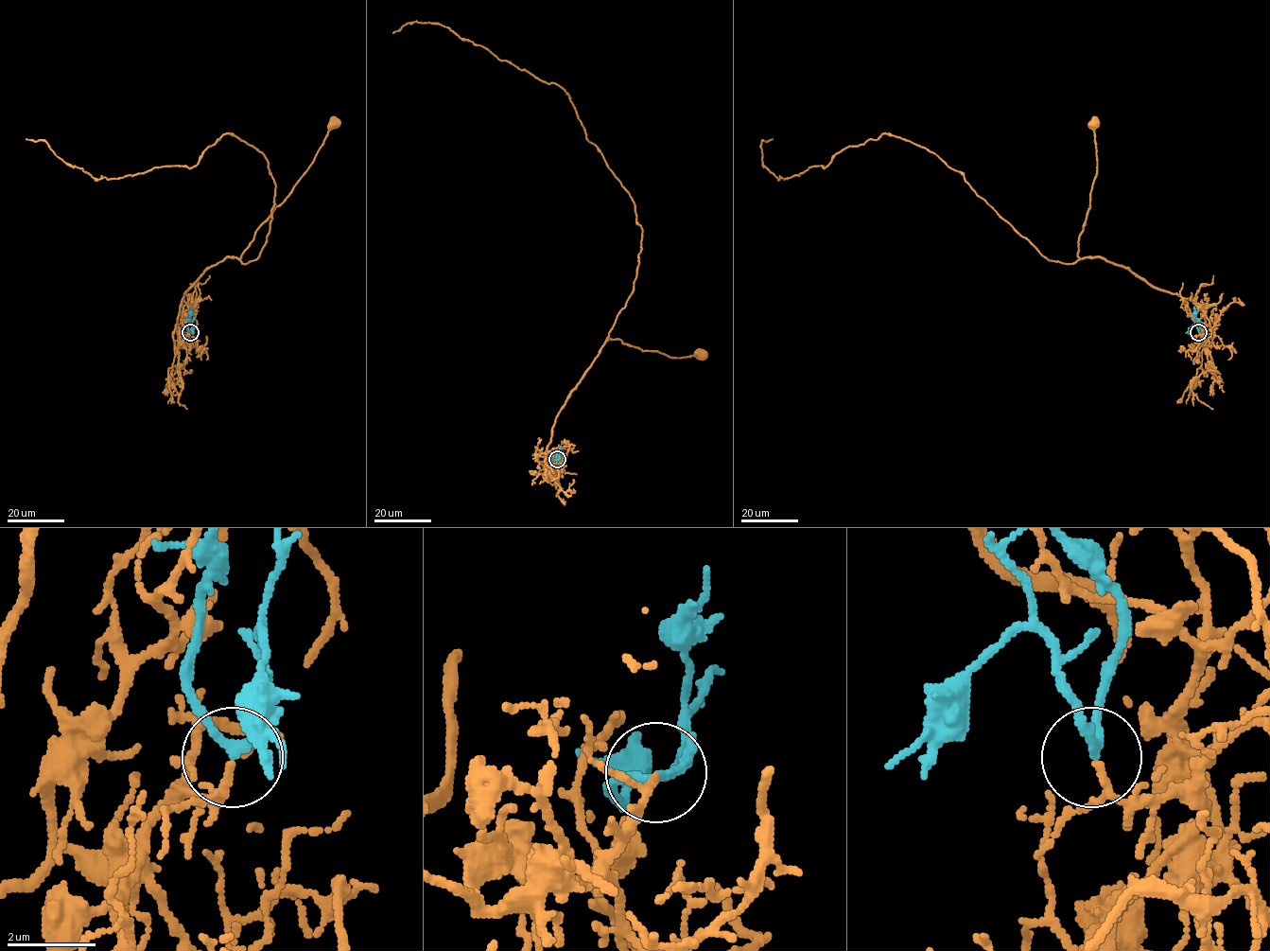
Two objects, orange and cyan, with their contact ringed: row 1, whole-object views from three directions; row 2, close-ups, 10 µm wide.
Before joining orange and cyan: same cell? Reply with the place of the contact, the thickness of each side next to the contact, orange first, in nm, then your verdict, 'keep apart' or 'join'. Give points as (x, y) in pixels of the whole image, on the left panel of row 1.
(190, 332) | 120/180 nm | join

